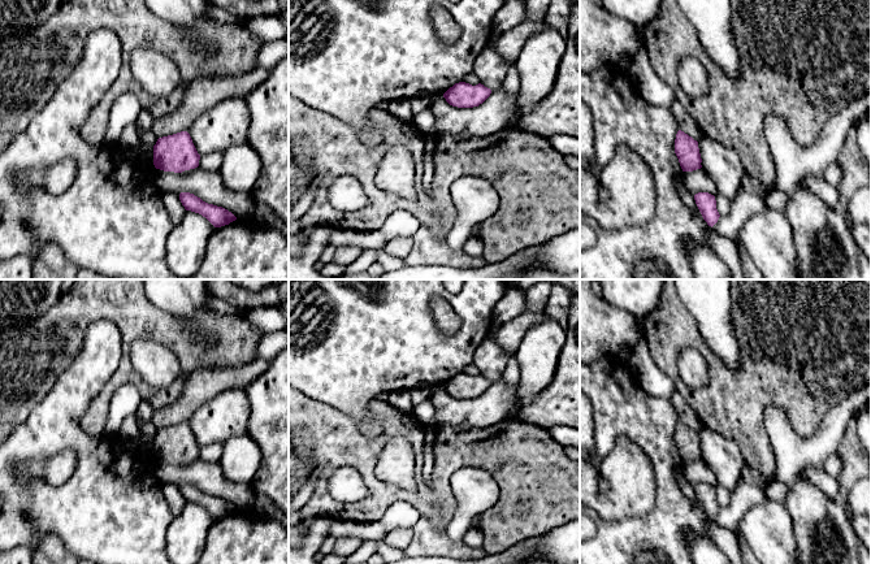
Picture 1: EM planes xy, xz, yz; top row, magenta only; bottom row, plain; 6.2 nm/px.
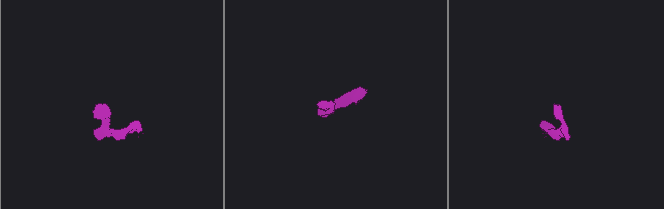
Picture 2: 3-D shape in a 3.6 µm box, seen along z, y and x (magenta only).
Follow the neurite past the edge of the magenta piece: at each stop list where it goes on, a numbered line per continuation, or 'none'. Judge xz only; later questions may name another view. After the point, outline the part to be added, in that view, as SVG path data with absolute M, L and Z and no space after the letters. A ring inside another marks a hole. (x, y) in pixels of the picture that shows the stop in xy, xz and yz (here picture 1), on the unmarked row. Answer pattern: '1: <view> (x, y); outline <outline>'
none

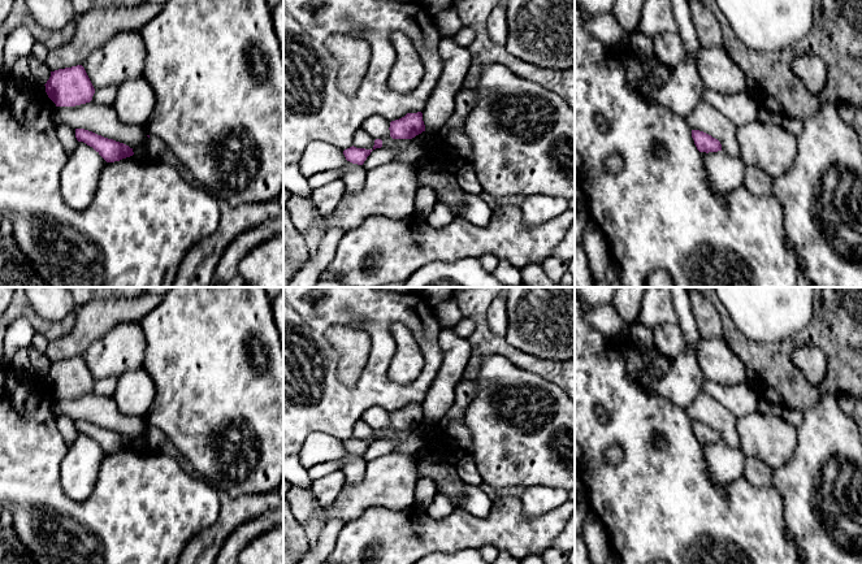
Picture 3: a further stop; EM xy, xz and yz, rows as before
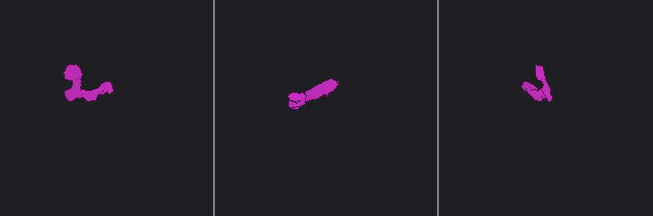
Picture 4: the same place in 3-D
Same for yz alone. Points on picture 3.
none

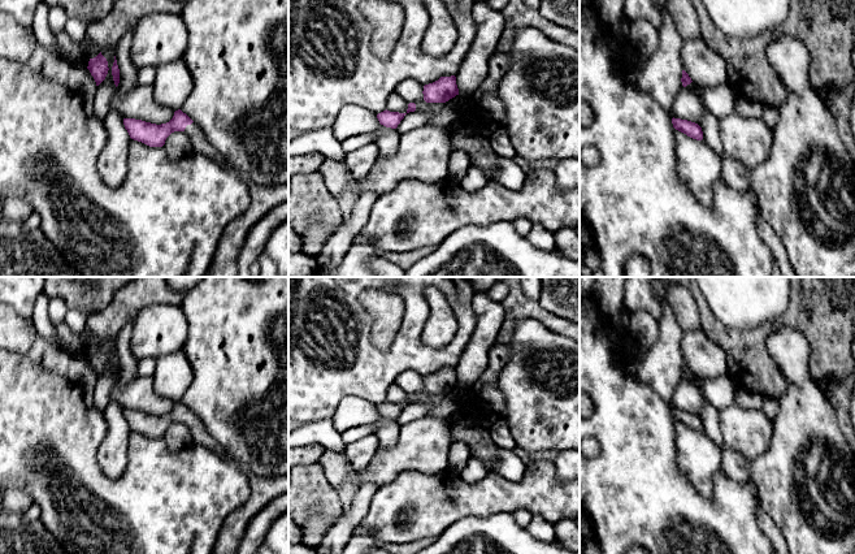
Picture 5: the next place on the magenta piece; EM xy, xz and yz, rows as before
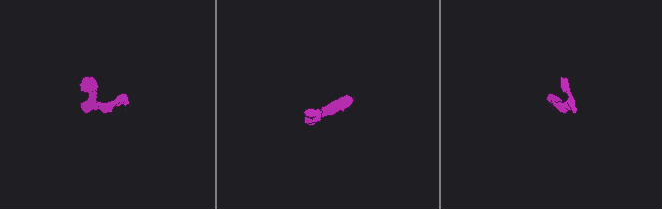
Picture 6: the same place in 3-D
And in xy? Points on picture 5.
1: xy (195, 425); outline M192 414L191 416L187 416L185 420L185 424L187 425L187 428L192 436L194 443L199 443L199 445L203 445L207 447L216 446L213 438L211 437L211 434L208 433L207 428L205 428L205 425L195 414Z

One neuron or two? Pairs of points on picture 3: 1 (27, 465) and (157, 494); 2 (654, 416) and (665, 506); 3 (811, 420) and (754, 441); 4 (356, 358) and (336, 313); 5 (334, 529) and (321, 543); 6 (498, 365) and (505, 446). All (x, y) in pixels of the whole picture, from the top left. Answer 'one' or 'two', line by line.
1: one
2: one
3: two
4: two
5: one
6: one

